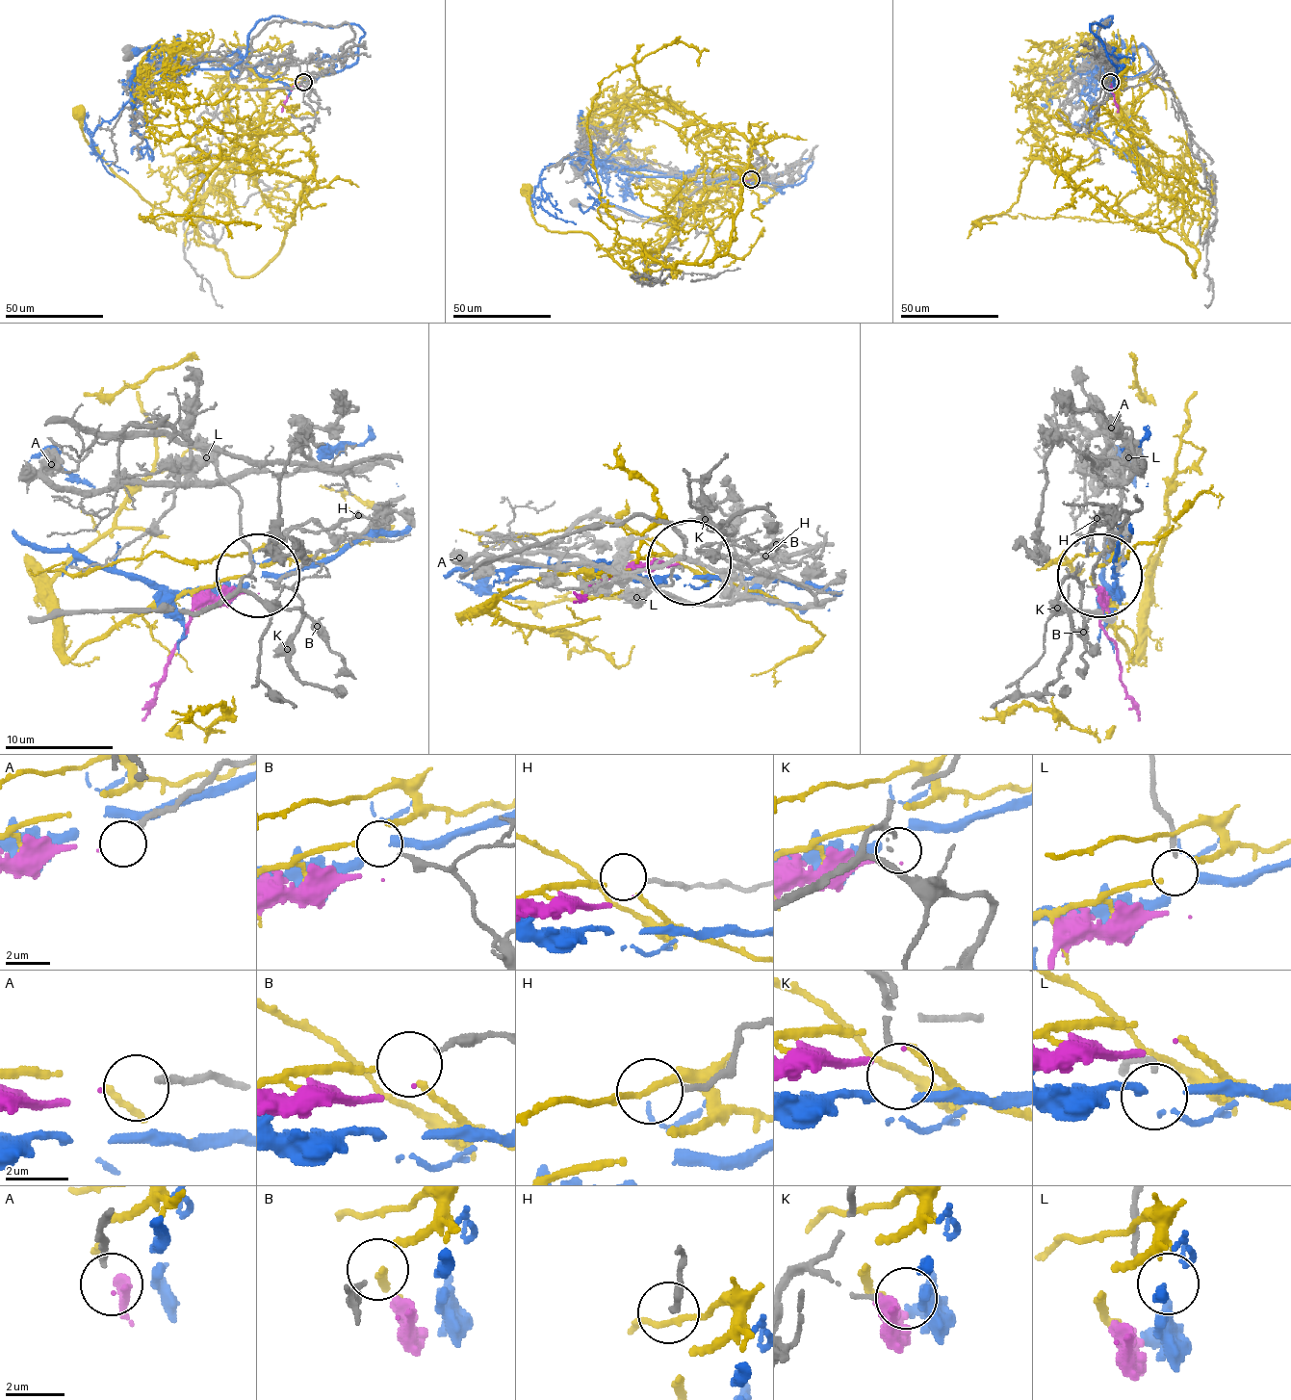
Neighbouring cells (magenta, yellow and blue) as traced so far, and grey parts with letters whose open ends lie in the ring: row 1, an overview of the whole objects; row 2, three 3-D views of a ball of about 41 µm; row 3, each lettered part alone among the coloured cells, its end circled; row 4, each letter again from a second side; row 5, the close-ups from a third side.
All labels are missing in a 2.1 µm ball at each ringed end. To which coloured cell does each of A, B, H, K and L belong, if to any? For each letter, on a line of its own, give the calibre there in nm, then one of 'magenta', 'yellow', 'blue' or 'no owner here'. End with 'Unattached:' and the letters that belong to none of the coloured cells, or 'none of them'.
A: calibre 240 nm; magenta
B: calibre 200 nm; yellow
H: calibre 200 nm; no owner here
K: calibre 170 nm; no owner here
L: calibre 180 nm; blue
Unattached: H, K

